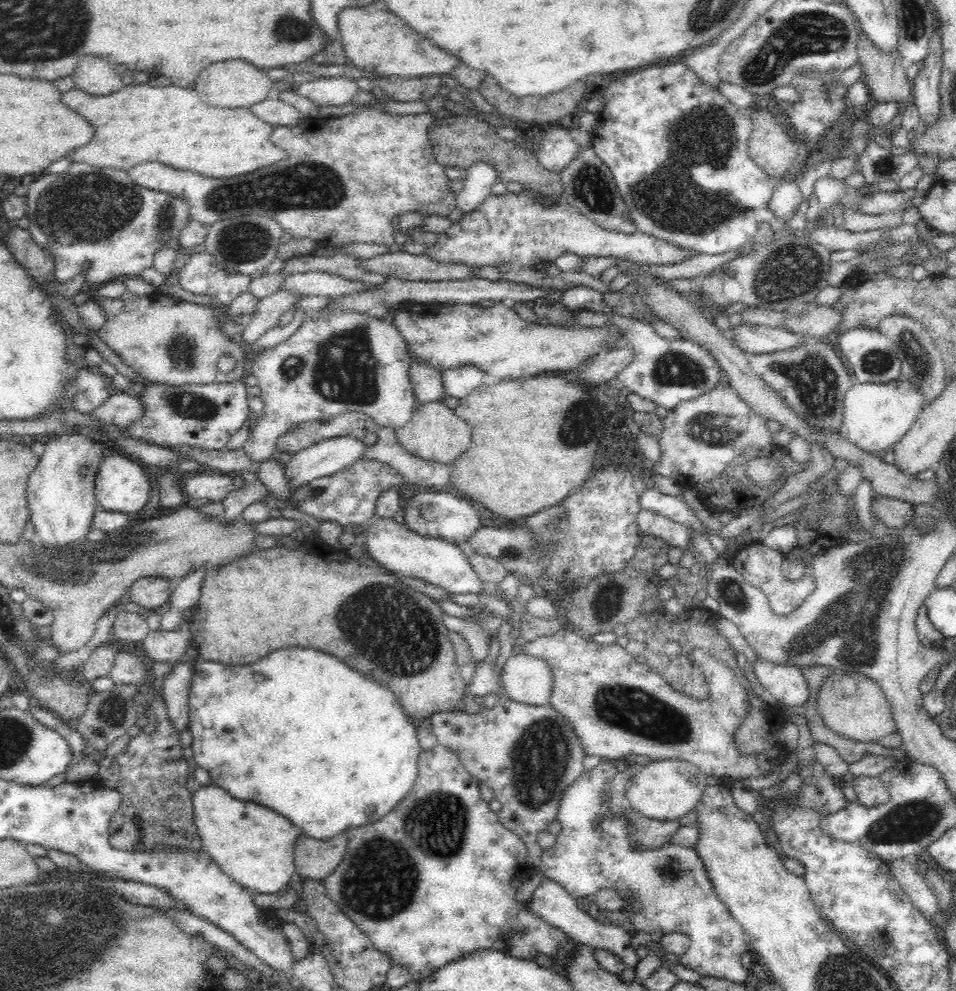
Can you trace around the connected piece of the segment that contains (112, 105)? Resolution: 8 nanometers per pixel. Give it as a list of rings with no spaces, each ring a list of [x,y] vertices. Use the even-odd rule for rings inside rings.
[[[133,83],[124,85],[122,90],[110,96],[96,96],[74,86],[60,94],[60,98],[64,106],[83,116],[96,128],[94,138],[84,148],[68,152],[68,158],[72,162],[86,162],[90,166],[116,170],[128,170],[140,162],[162,162],[176,170],[192,170],[206,178],[221,179],[254,172],[256,168],[276,164],[286,157],[286,153],[269,139],[274,126],[258,119],[247,108],[210,108],[200,100],[198,92],[189,87],[170,85],[152,88],[148,84]]]

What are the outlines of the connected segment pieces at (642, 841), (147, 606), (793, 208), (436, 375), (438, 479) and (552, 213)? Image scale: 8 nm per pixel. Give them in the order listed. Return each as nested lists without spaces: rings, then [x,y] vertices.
[[[632,810],[627,816],[631,824],[631,842],[644,848],[660,848],[671,839],[671,836],[682,826],[679,819],[654,820]]]
[[[145,576],[132,584],[129,601],[140,605],[144,610],[154,610],[169,602],[172,582],[164,577]]]
[[[781,180],[772,193],[770,211],[784,223],[796,214],[802,202],[798,181]]]
[[[412,361],[409,366],[409,377],[416,405],[442,402],[445,398],[444,387],[442,387],[442,373],[428,367],[428,363]]]
[[[378,427],[375,433],[378,442],[366,447],[364,457],[388,464],[404,477],[406,483],[454,492],[450,465],[428,462],[413,456],[399,444],[395,432],[390,428]]]
[[[524,190],[488,196],[476,210],[463,213],[460,220],[451,223],[446,232],[439,234],[438,242],[427,248],[427,255],[440,262],[459,262],[478,267],[500,263],[539,266],[564,253],[667,265],[680,263],[692,254],[697,255],[694,251],[682,250],[640,231],[624,234],[602,228],[566,200],[556,199],[554,204],[543,206],[530,195],[534,193]]]

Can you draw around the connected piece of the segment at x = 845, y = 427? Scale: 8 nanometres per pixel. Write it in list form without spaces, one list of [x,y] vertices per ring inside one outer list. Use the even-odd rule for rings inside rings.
[[[903,374],[896,380],[852,385],[844,398],[842,433],[848,441],[868,453],[884,454],[903,440],[927,406],[924,395]]]

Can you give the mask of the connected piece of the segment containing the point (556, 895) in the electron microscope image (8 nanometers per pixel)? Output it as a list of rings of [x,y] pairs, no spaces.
[[[542,876],[541,884],[526,903],[526,910],[535,913],[547,924],[559,927],[563,933],[565,932],[570,939],[574,939],[577,943],[588,944],[593,949],[611,951],[630,968],[634,968],[639,961],[636,955],[637,950],[633,948],[631,942],[632,935],[624,927],[620,927],[614,923],[610,925],[600,924],[600,922],[590,917],[584,910],[580,910],[577,900],[573,896],[570,896],[566,889],[552,880],[552,878]]]

